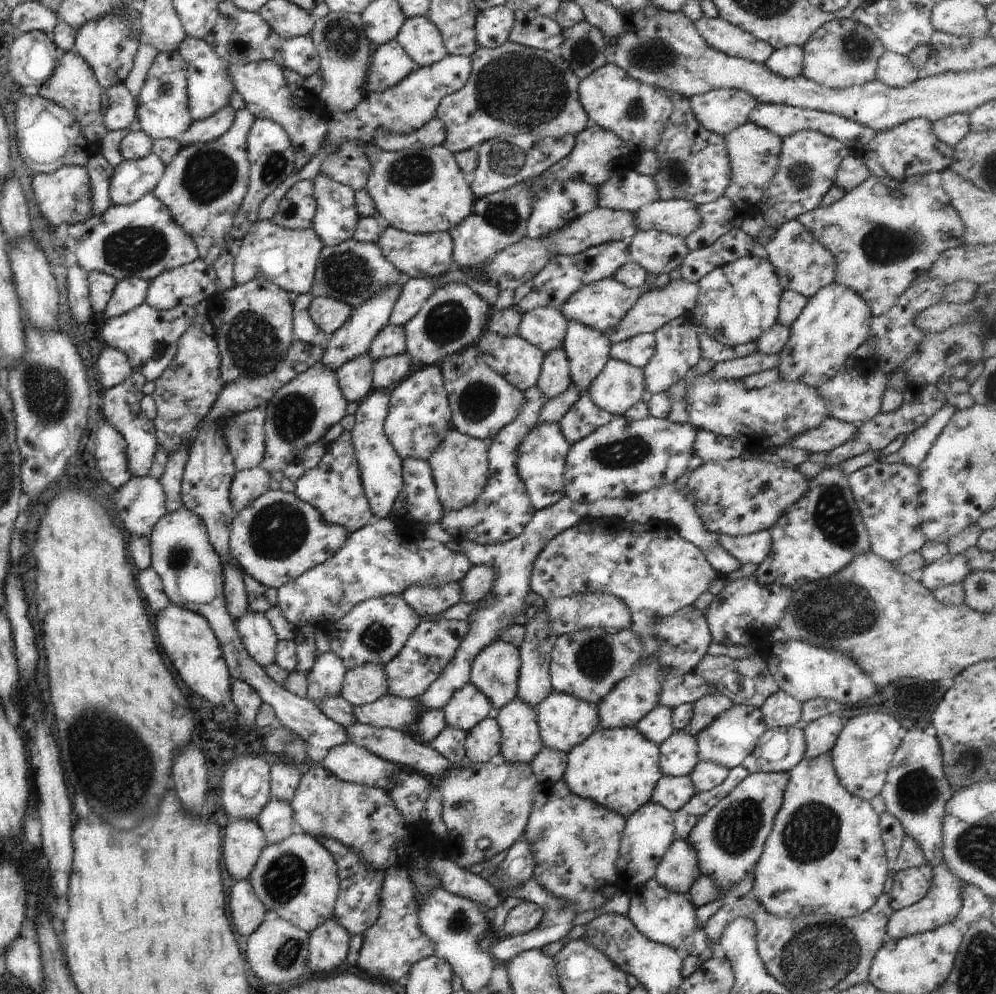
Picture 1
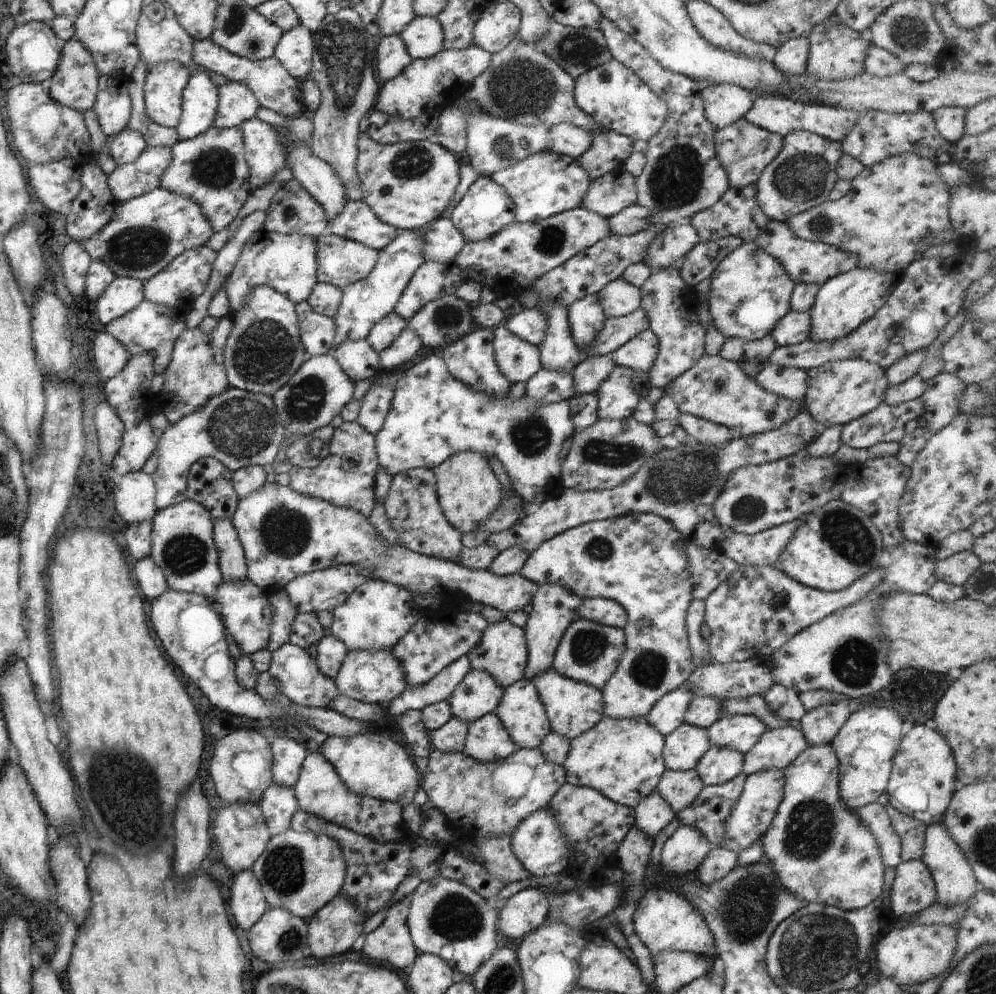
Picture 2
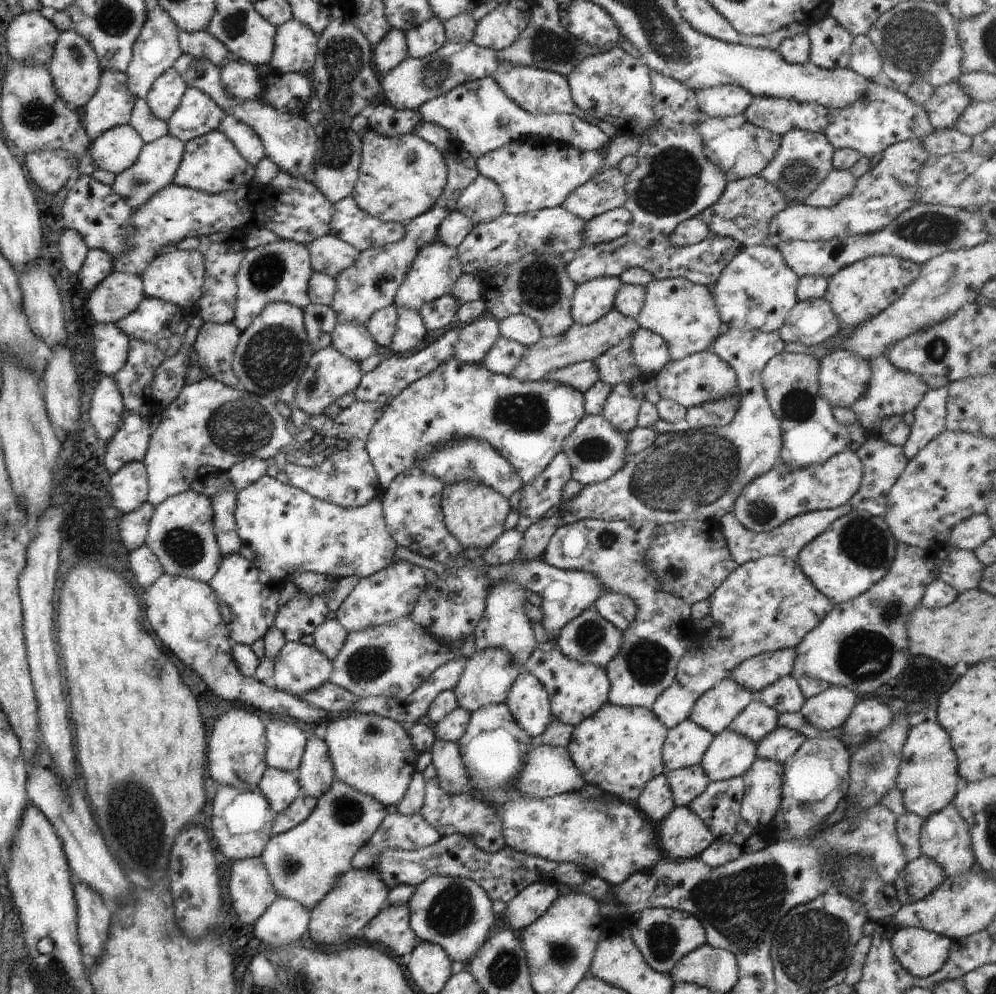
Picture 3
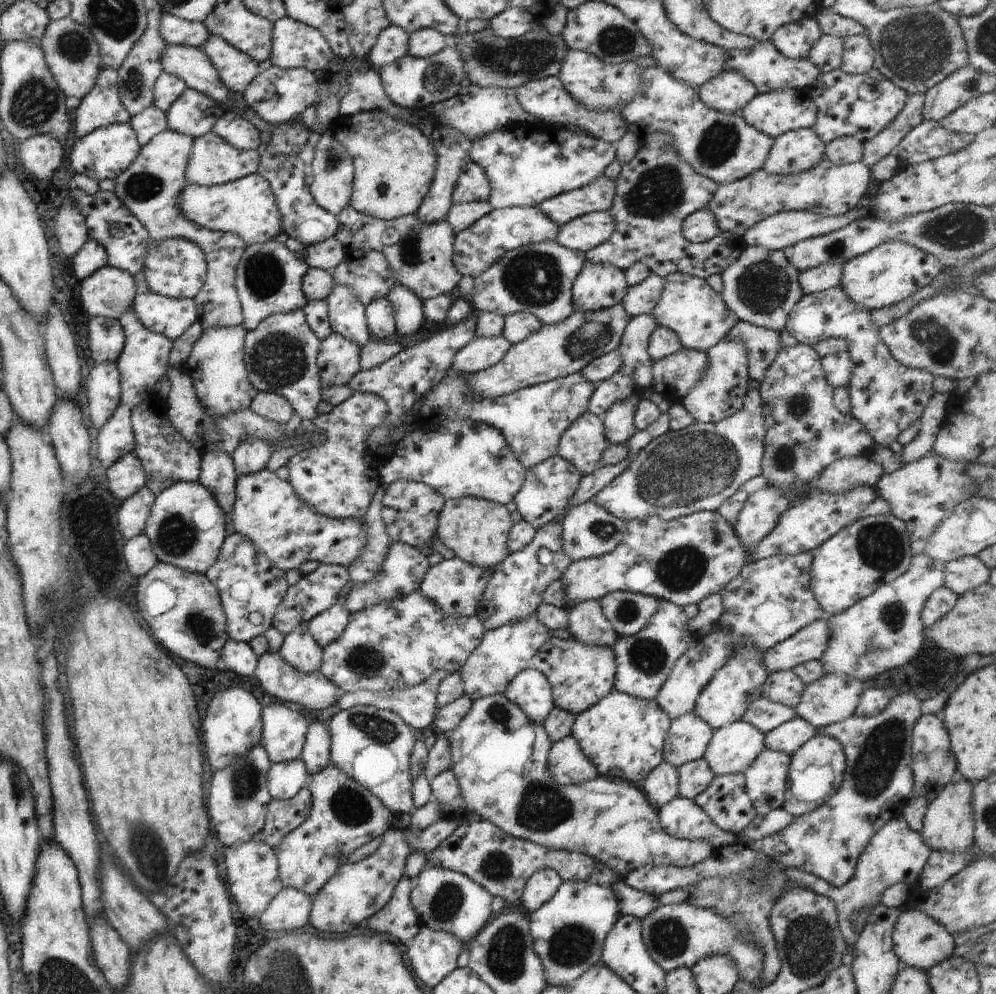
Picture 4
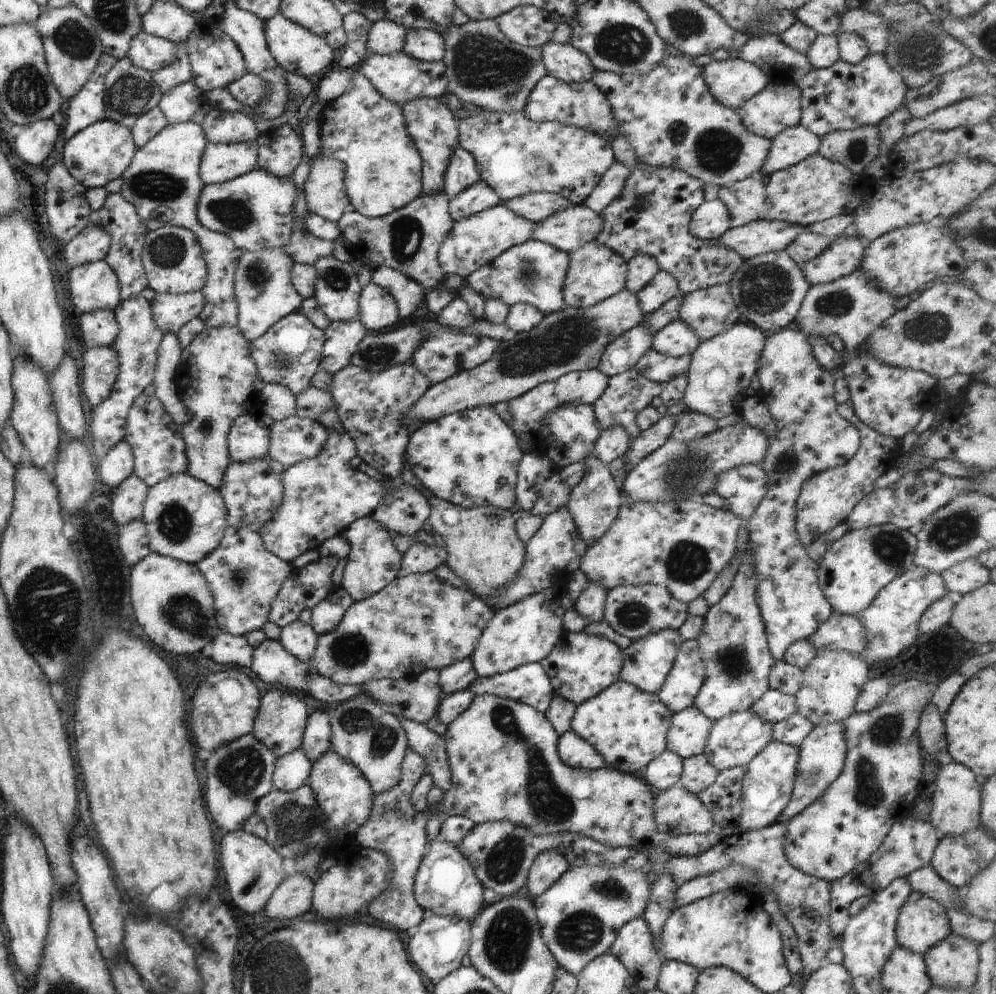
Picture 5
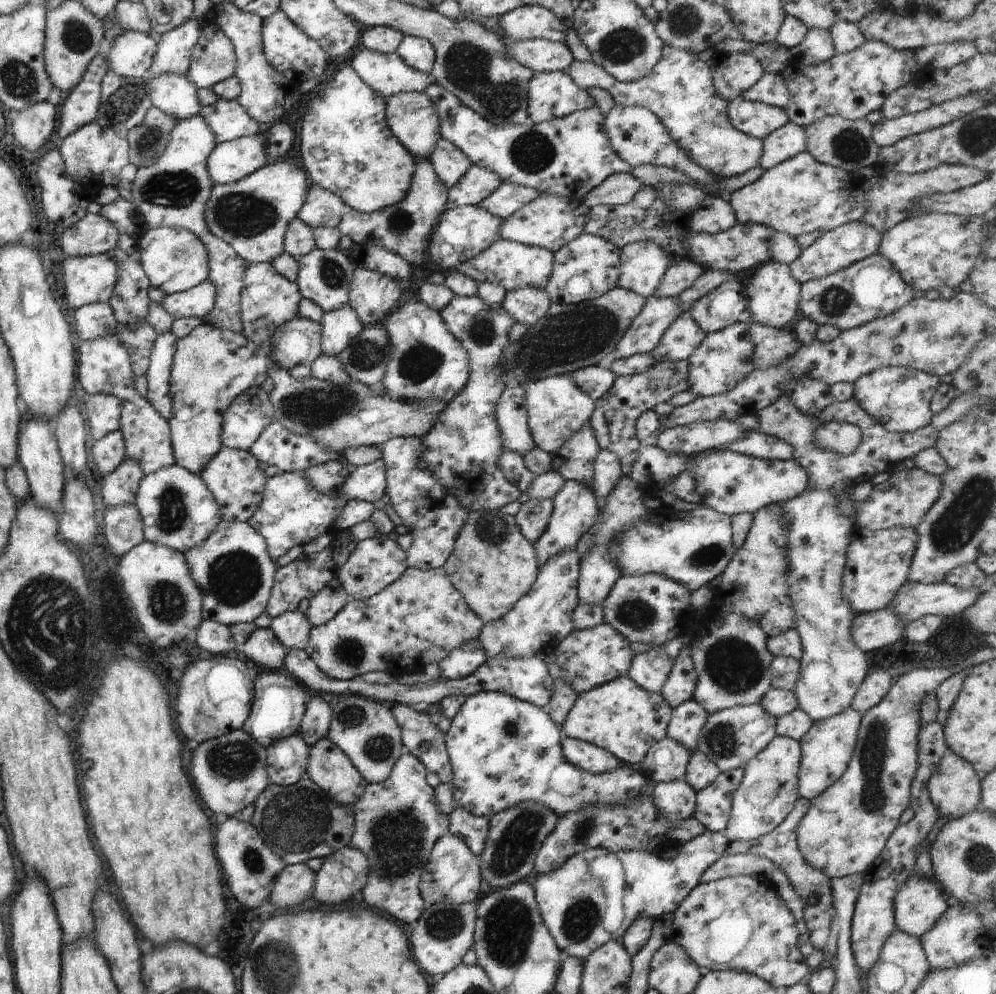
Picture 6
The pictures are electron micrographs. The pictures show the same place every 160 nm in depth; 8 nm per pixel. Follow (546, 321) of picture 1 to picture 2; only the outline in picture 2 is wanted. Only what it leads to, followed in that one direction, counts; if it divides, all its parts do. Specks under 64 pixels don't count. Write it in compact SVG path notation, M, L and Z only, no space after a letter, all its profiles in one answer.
M523 309L522 312L503 319L499 326L517 338L538 346L546 333L546 316L537 309Z

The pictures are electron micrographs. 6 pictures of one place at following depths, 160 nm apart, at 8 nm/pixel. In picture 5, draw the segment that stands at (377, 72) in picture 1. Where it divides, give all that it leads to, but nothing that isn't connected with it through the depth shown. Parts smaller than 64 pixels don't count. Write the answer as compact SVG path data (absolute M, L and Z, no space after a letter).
M383 19L373 22L367 31L366 50L371 55L401 53L406 31Z

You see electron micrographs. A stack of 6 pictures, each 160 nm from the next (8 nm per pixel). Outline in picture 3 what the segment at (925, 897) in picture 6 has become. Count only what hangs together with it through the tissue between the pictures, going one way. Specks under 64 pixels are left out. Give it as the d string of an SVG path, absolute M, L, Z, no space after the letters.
M909 927L897 928L890 940L890 949L897 962L917 978L937 972L947 958L952 939Z

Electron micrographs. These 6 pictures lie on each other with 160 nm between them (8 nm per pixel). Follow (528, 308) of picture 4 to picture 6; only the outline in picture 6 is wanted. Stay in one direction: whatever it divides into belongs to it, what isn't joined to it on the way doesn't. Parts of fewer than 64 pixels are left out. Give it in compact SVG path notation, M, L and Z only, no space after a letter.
M504 239L491 242L485 250L481 250L477 256L461 262L455 266L453 271L471 278L476 284L479 282L491 282L501 286L505 292L523 288L523 286L537 286L543 289L547 284L547 278L551 274L551 262L553 262L551 252L533 246L525 246L515 241Z

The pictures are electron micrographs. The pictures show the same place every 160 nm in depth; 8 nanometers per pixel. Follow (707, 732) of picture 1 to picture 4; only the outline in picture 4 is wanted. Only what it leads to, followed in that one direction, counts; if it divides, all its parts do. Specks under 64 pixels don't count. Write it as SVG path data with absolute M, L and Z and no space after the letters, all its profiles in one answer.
M760 696L749 704L747 710L741 715L740 720L745 721L759 732L765 734L794 717L794 709L771 702Z

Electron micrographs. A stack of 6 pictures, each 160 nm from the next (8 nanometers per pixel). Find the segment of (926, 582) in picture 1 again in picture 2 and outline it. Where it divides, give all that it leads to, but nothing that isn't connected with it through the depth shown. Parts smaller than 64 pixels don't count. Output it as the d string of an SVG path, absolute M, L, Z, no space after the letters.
M972 550L959 551L944 559L935 560L934 575L937 581L961 587L980 563Z

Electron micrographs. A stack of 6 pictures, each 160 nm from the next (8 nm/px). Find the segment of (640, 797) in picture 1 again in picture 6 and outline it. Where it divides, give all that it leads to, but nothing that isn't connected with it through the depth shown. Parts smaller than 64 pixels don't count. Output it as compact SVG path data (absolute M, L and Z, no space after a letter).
M621 676L577 694L560 730L565 737L603 748L622 764L638 768L649 746L666 738L671 710L659 693L646 692L627 676Z

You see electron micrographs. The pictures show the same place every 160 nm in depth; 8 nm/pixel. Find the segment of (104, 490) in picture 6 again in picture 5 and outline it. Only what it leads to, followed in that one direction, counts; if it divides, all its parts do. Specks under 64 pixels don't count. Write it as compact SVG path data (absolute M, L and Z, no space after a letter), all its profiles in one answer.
M133 473L124 478L118 487L110 490L111 518L117 526L126 525L131 521L141 521L142 504L148 486Z

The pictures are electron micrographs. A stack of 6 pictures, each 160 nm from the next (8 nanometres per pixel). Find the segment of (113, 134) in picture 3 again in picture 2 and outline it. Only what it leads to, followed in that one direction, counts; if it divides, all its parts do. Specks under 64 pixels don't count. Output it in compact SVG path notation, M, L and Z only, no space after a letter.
M123 129L111 138L107 138L106 145L108 155L113 160L113 166L133 162L146 147L143 137L135 131Z

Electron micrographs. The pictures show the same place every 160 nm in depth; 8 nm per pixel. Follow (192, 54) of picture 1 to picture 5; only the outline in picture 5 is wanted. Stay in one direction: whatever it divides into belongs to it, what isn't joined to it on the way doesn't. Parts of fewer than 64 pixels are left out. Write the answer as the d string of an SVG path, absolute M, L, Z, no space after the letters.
M192 81L178 84L160 95L157 107L169 125L192 122L199 126L204 116L213 108L206 93Z

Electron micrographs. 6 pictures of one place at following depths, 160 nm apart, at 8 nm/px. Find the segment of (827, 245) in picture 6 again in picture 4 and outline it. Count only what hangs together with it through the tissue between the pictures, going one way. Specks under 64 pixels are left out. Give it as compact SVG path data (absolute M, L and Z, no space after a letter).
M831 263L801 271L798 274L798 285L802 295L823 292L824 290L835 288L839 284L841 265Z

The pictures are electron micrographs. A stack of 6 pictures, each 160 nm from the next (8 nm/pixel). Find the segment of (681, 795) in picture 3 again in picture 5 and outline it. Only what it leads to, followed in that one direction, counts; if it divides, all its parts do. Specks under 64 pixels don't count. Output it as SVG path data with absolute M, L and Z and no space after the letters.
M693 755L682 760L682 771L679 775L678 786L696 795L704 788L711 786L718 771L709 764L705 755Z

